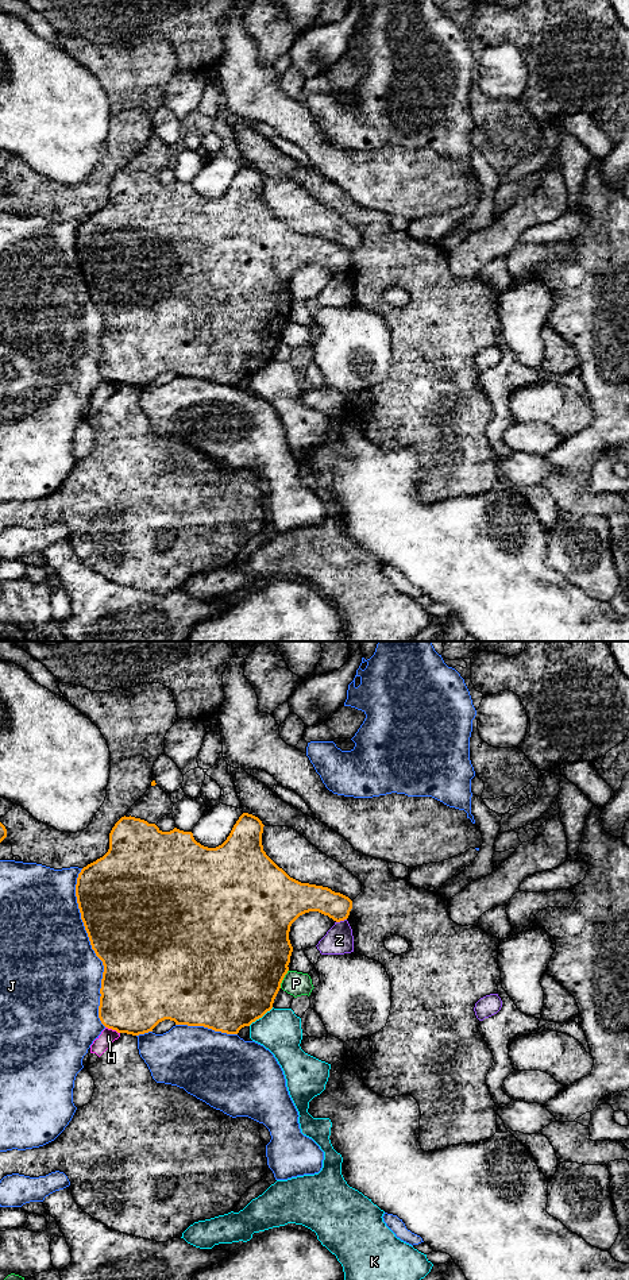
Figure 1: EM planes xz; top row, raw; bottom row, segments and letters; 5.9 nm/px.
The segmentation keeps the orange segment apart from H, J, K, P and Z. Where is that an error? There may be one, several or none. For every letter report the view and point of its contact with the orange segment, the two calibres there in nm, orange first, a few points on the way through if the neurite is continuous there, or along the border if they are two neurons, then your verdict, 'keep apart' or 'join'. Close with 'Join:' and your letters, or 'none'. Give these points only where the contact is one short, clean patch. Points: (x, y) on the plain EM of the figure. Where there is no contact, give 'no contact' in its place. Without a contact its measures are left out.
H: contact xz (112, 381); calibres 420 and 90 nm; keep apart
J: contact xz (92, 300); calibres 500 and 500 nm; keep apart
K: contact xz (261, 369); calibres 500 and 260 nm; keep apart
P: contact xz (282, 331); calibres 500 and 140 nm; keep apart
Z: contact xz (340, 272); calibres 170 and 170 nm; border xz (346, 270), (336, 274); keep apart
Join: none

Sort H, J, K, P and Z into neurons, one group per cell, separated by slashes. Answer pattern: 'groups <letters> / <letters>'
groups H / J / K / P / Z

